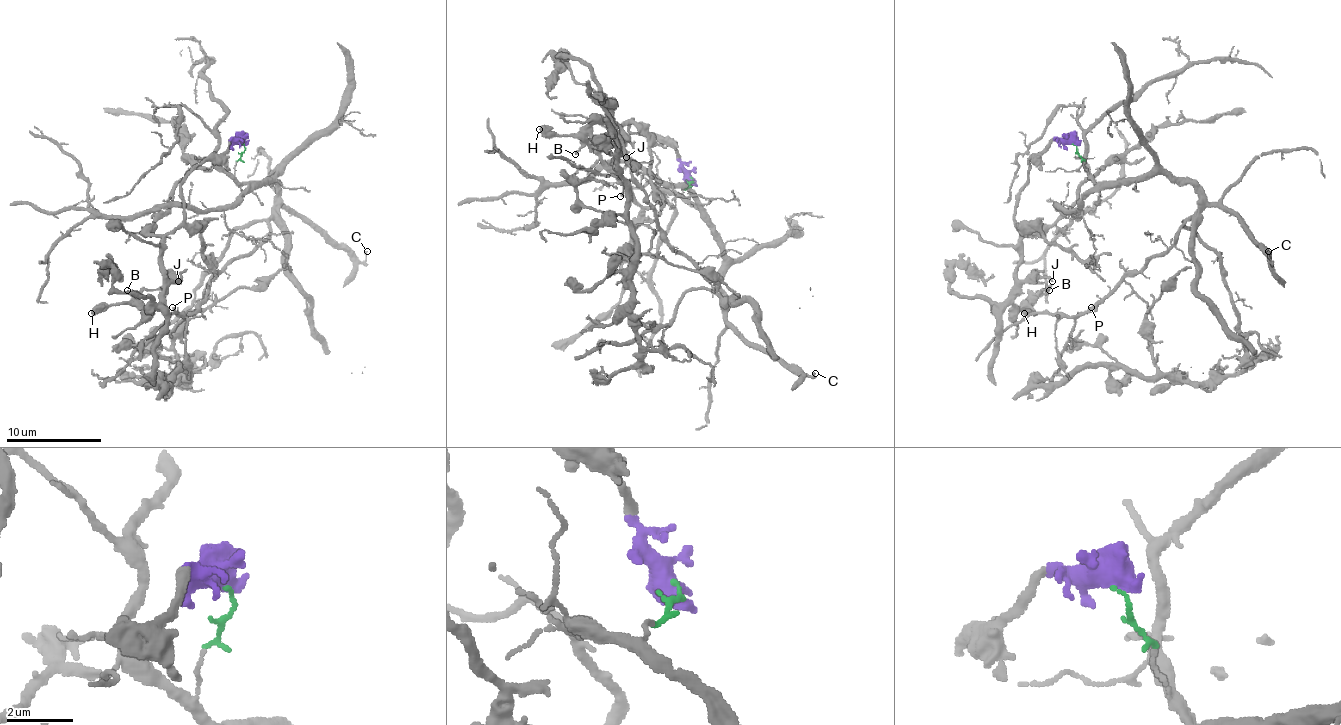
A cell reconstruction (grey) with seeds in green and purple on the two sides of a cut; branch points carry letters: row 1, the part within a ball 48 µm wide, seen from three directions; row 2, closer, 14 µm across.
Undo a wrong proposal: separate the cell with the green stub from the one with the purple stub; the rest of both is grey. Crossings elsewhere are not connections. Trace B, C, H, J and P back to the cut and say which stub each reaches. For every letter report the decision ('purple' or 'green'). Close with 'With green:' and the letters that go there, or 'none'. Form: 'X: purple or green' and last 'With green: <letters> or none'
B: purple
C: green
H: purple
J: purple
P: green
With green: C, P

